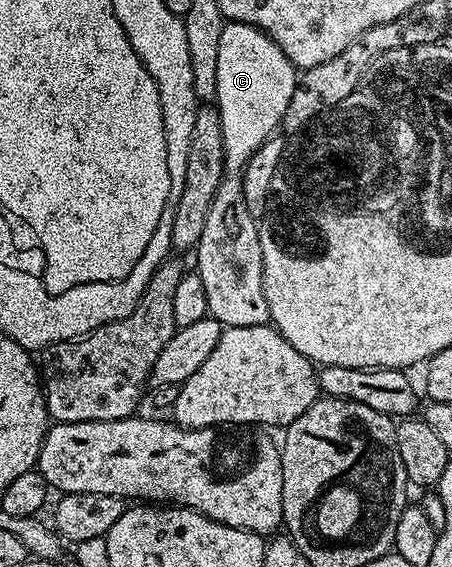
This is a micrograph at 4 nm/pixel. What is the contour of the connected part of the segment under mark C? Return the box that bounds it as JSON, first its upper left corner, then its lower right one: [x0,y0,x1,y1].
[194,21,297,327]

